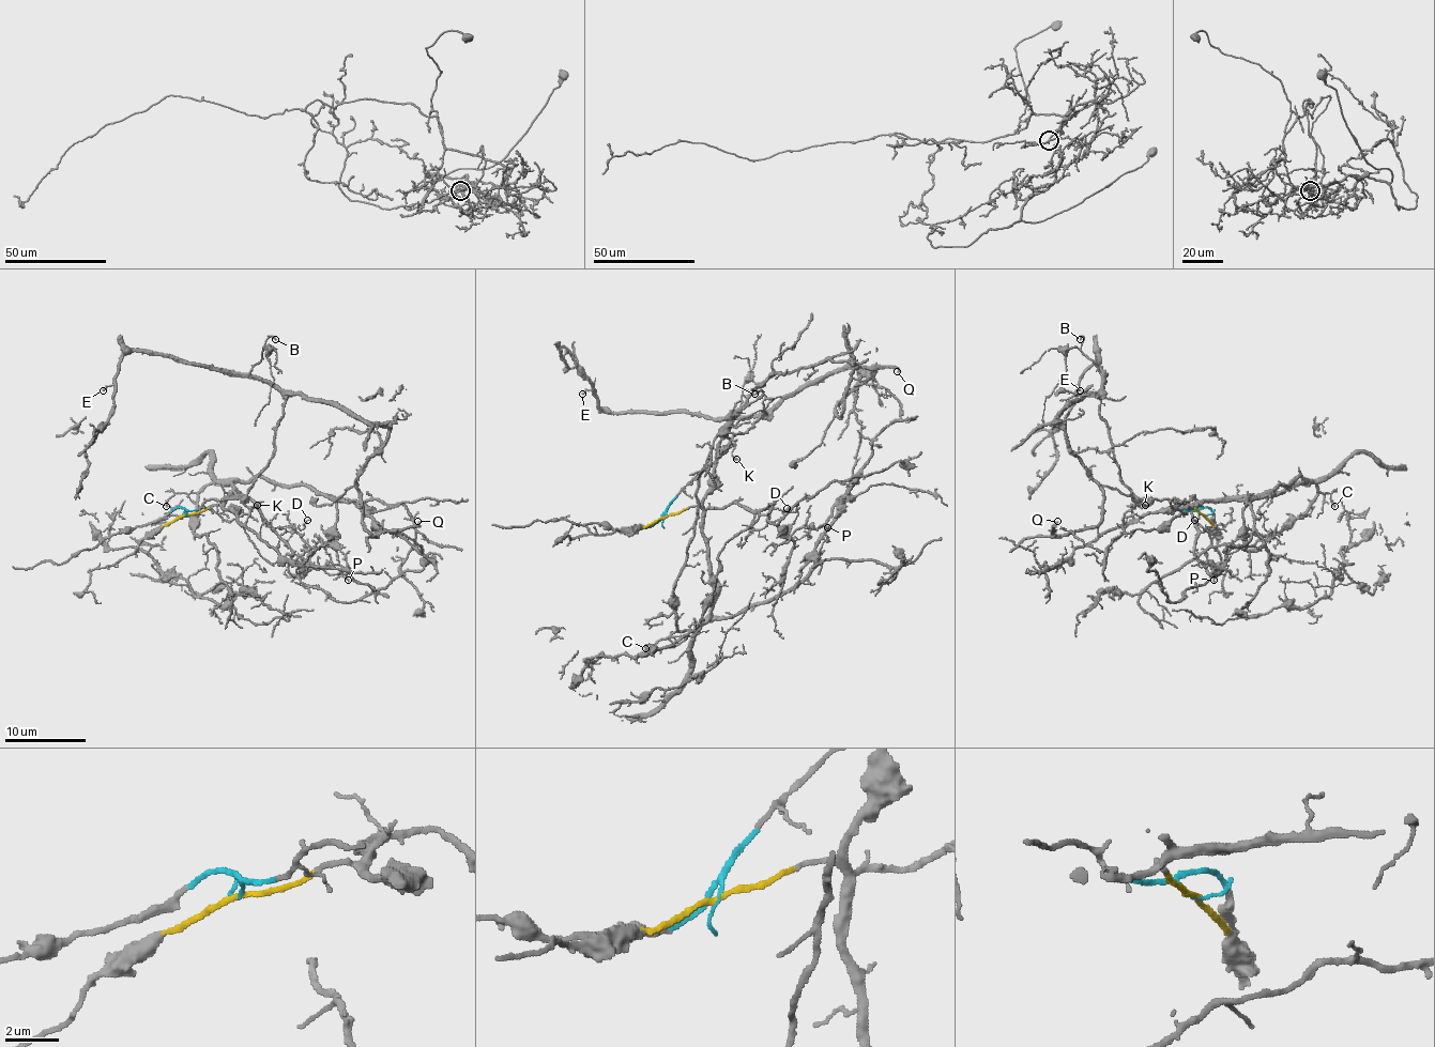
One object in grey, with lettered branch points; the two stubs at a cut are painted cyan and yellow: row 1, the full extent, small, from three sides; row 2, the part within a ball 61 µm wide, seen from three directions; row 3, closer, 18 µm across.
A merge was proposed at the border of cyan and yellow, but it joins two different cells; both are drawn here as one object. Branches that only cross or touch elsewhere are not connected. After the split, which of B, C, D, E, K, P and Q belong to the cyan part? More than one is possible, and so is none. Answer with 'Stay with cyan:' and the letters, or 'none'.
Stay with cyan: B, E, K, Q

